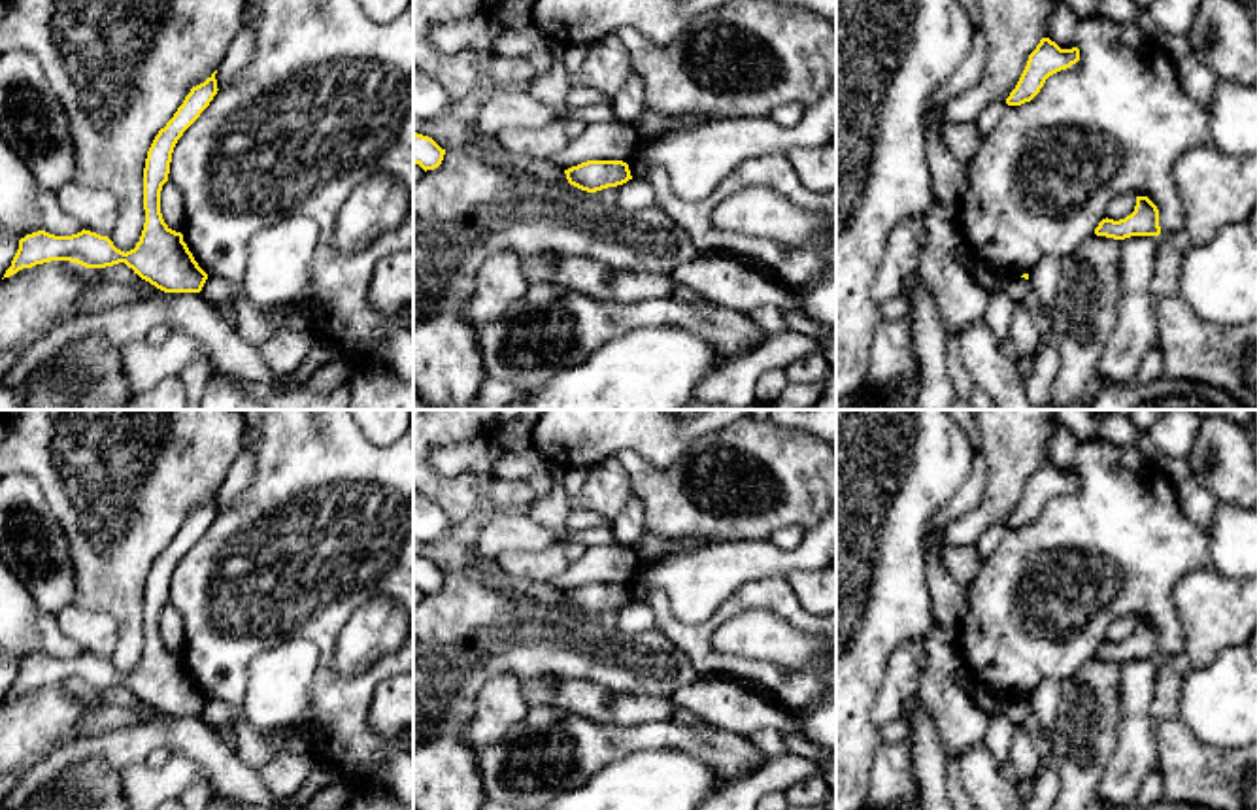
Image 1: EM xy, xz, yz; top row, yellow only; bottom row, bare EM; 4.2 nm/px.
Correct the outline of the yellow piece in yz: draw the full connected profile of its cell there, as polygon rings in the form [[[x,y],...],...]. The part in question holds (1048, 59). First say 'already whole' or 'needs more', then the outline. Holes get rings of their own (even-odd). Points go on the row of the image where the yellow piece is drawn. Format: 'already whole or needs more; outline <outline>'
already whole; outline [[[1042,38],[1036,49],[1029,55],[1027,66],[1015,85],[1015,89],[1006,98],[1008,106],[1021,106],[1031,102],[1046,79],[1061,70],[1070,68],[1080,60],[1080,49],[1061,49],[1049,38]]]

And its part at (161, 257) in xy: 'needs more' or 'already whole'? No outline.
already whole

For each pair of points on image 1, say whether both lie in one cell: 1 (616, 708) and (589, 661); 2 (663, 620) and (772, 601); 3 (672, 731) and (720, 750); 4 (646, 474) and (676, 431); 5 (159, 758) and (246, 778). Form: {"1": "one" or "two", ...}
{"1": "two", "2": "one", "3": "one", "4": "two", "5": "two"}

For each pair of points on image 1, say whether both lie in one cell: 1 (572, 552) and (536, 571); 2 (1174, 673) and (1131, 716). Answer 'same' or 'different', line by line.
1: same
2: different

